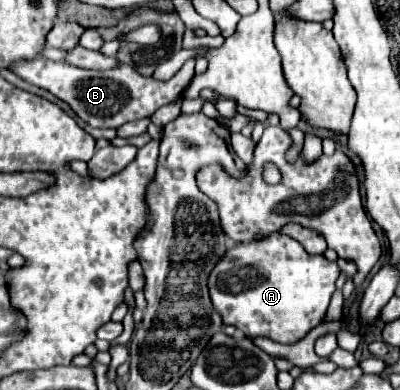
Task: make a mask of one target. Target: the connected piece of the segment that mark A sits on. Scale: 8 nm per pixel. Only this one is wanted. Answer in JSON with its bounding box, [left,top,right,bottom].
[207,231,341,343]

